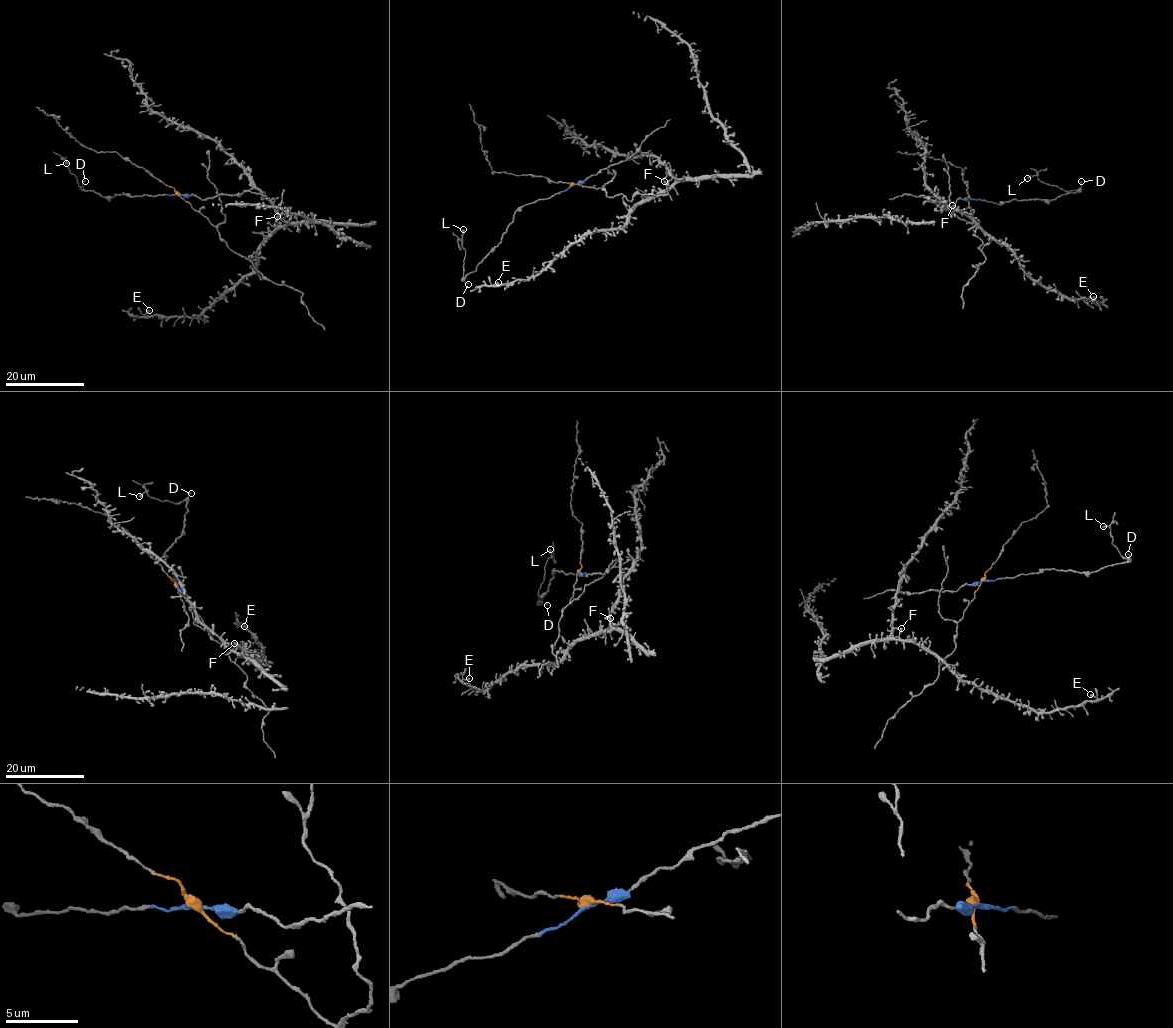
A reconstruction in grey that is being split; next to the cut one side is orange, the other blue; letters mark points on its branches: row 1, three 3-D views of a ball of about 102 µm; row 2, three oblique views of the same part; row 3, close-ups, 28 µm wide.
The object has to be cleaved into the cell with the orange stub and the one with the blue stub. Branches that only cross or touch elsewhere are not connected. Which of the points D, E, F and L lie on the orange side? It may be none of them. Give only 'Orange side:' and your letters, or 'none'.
Orange side: E, F

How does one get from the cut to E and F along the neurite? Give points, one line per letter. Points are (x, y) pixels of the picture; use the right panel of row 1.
E: (970, 198), (979, 248), (1002, 241), (1035, 281), (1068, 298), (1098, 302), (1093, 296)
F: (970, 198), (971, 224), (974, 234), (982, 241), (981, 249), (991, 239), (952, 205)

